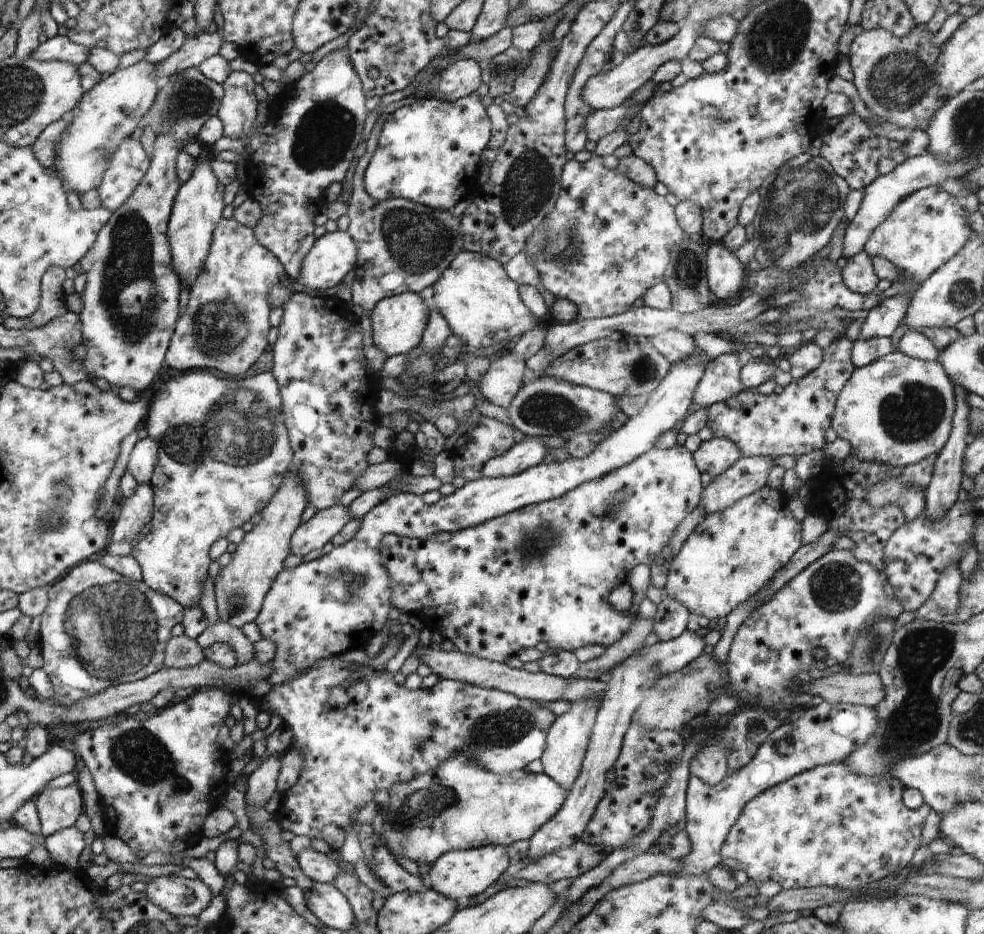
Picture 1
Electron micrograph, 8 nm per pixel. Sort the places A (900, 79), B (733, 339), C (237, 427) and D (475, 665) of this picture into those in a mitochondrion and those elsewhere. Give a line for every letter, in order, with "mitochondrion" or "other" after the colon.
A: mitochondrion
B: other
C: mitochondrion
D: other

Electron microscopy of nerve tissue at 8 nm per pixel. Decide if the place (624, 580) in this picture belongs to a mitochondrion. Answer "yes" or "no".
no

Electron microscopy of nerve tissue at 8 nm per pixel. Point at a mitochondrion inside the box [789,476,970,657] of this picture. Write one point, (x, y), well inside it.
(836, 587)

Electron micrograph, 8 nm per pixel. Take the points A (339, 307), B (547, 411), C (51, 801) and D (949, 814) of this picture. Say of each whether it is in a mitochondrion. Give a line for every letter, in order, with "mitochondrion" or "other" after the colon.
A: other
B: mitochondrion
C: mitochondrion
D: other

